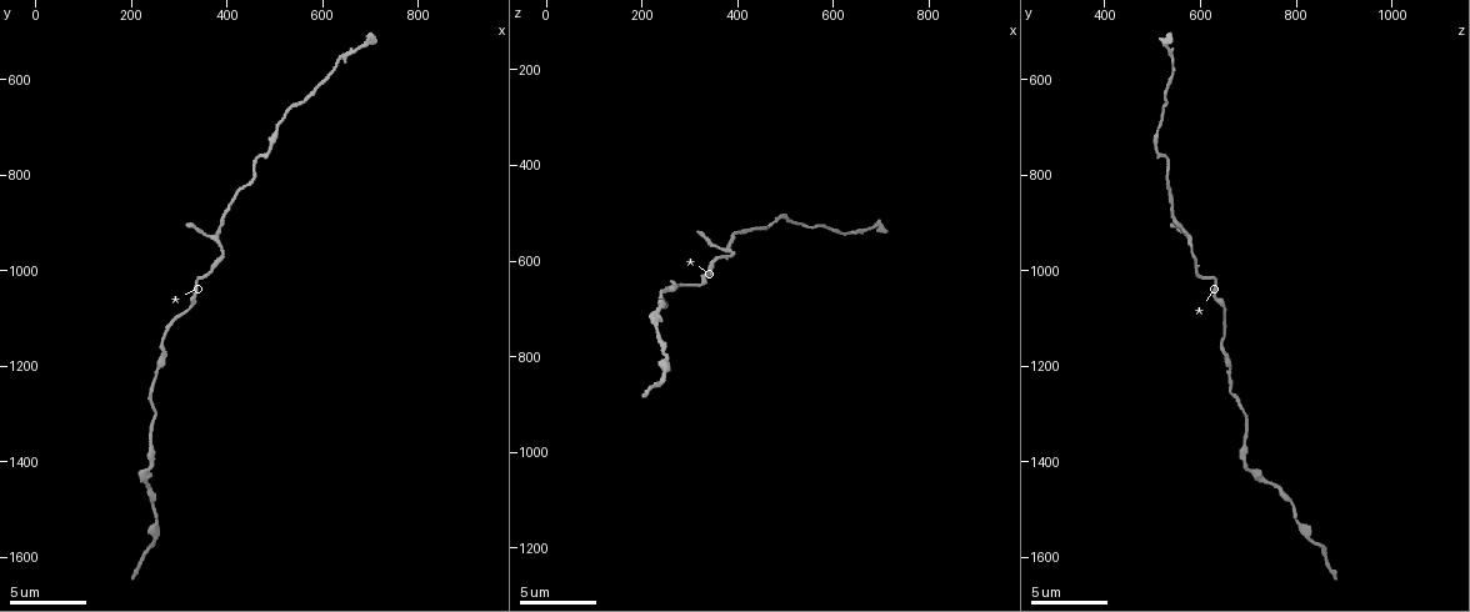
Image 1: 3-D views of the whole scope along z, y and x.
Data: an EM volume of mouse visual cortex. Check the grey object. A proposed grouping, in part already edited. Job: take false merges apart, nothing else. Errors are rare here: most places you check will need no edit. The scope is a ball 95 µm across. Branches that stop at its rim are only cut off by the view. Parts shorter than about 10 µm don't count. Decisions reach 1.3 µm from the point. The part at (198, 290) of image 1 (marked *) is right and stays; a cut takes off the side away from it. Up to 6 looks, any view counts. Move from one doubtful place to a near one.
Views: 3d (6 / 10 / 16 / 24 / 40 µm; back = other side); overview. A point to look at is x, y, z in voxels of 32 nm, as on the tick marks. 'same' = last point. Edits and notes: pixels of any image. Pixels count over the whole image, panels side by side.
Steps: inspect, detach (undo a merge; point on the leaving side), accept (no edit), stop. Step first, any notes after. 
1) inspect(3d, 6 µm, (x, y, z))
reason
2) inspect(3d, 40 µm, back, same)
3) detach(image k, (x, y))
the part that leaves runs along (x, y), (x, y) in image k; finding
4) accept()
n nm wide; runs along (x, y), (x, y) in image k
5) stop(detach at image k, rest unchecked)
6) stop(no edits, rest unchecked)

inspect(3d, 6 µm, (385, 905, 555))
sudden change in width

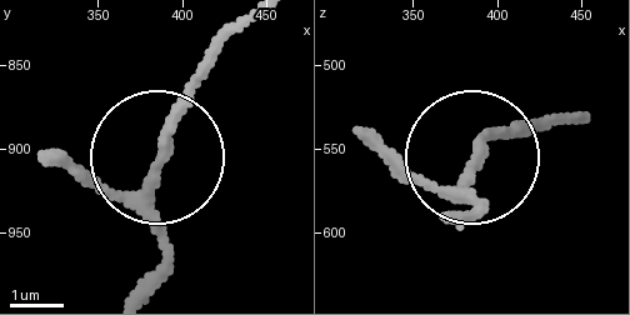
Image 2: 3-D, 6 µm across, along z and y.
accept()
runs along (135, 290), (163, 249), (149, 183), (171, 115), (225, 39) in image 2; one cell here

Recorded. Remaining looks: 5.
inspect(3d, 10 µm, (250, 1220, 655))
thick turns thin

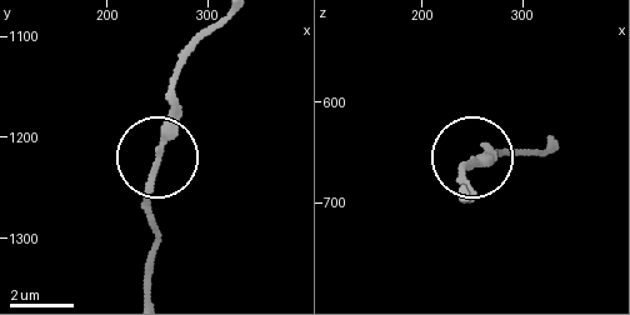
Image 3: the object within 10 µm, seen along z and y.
accept()
runs along (215, 24), (175, 80), (175, 105), (151, 169), (151, 248) in image 3; continuous, no second cell

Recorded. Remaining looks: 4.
inspect(3d, 10 µm, (460, 760, 530))
thick turns thin

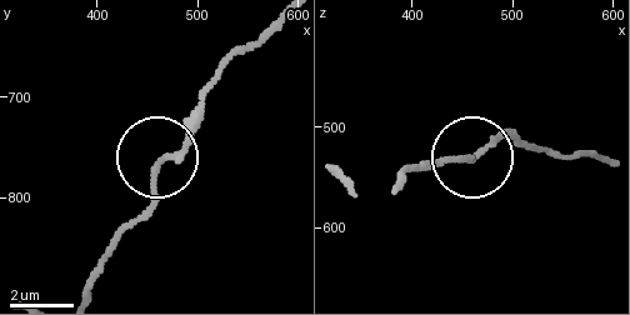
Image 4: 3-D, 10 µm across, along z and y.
inspect(3d, 6 µm, same)

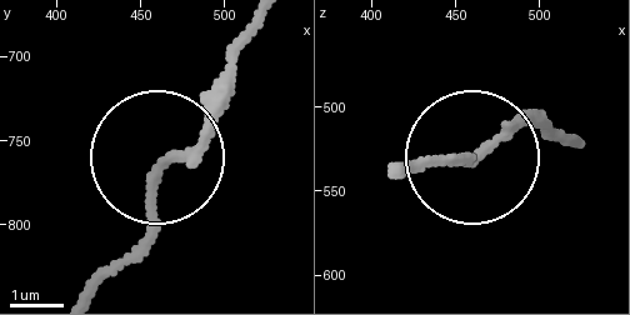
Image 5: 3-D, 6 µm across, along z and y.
accept()
runs along (90, 291), (139, 238), (148, 170), (233, 81) in image 5; all the same cell

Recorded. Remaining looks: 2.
stop(no edits, rest unchecked)

